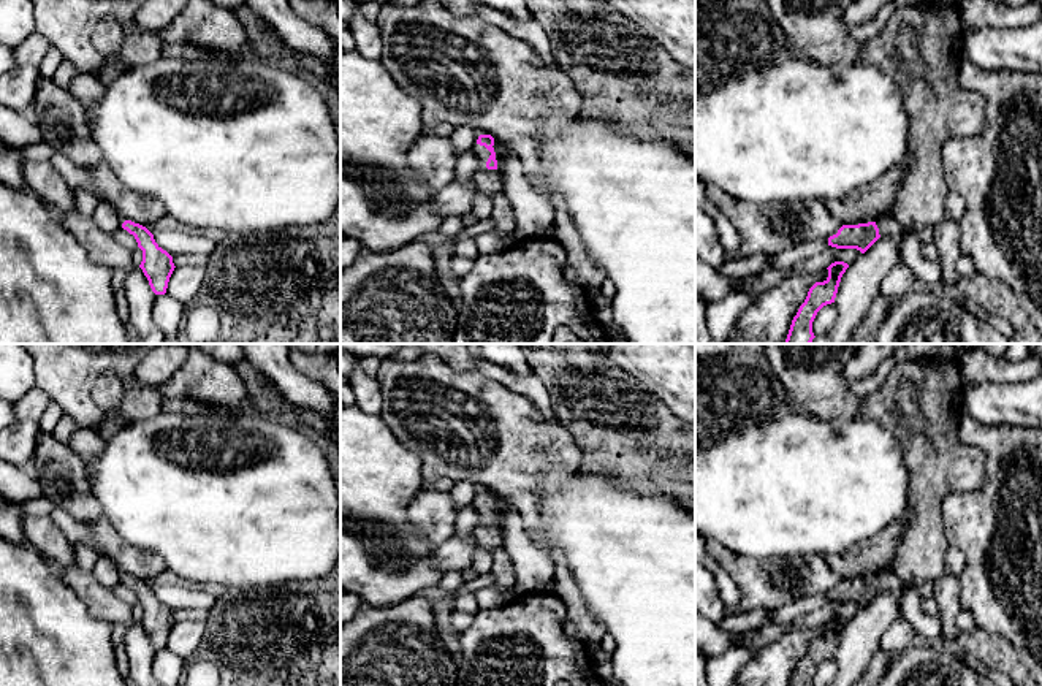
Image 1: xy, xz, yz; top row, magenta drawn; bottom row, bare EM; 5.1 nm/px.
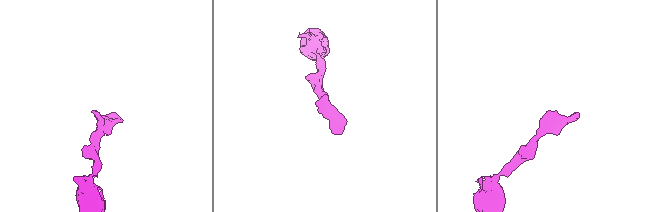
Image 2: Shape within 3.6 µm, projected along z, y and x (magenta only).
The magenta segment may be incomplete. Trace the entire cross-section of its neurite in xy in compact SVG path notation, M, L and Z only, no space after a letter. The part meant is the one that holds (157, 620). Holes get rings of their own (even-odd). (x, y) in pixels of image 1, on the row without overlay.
M125 575L122 583L135 591L138 602L143 605L139 623L147 632L152 646L155 650L165 650L176 623L173 612L155 597L154 589L146 581Z

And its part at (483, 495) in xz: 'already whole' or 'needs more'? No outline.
needs more

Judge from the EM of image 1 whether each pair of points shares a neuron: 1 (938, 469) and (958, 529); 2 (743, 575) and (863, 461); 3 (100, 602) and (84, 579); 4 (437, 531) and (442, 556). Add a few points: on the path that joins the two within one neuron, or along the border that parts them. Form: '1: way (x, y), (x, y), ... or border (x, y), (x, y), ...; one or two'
1: border (984, 485), (952, 491), (943, 499), (943, 531); two
2: border (726, 545), (748, 556), (797, 558); two
3: way (95, 596), (84, 585); one
4: border (453, 534), (433, 550); two

